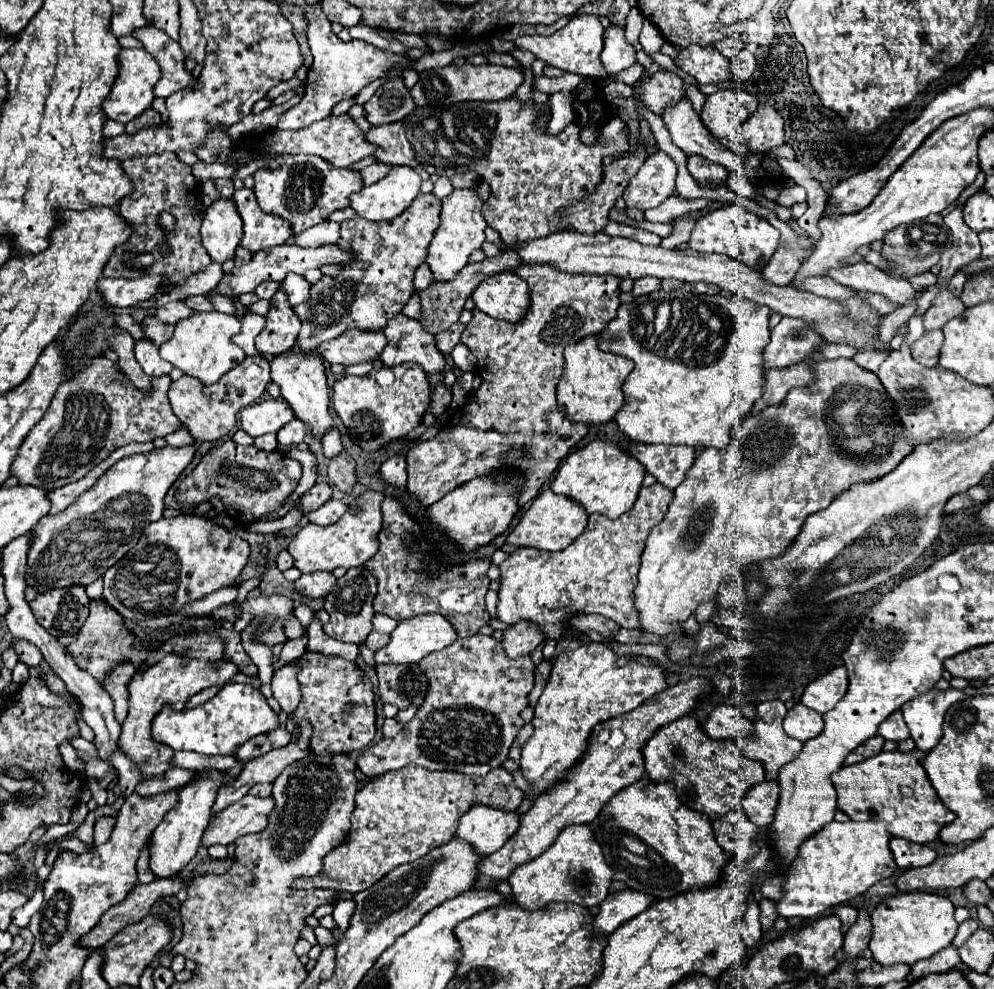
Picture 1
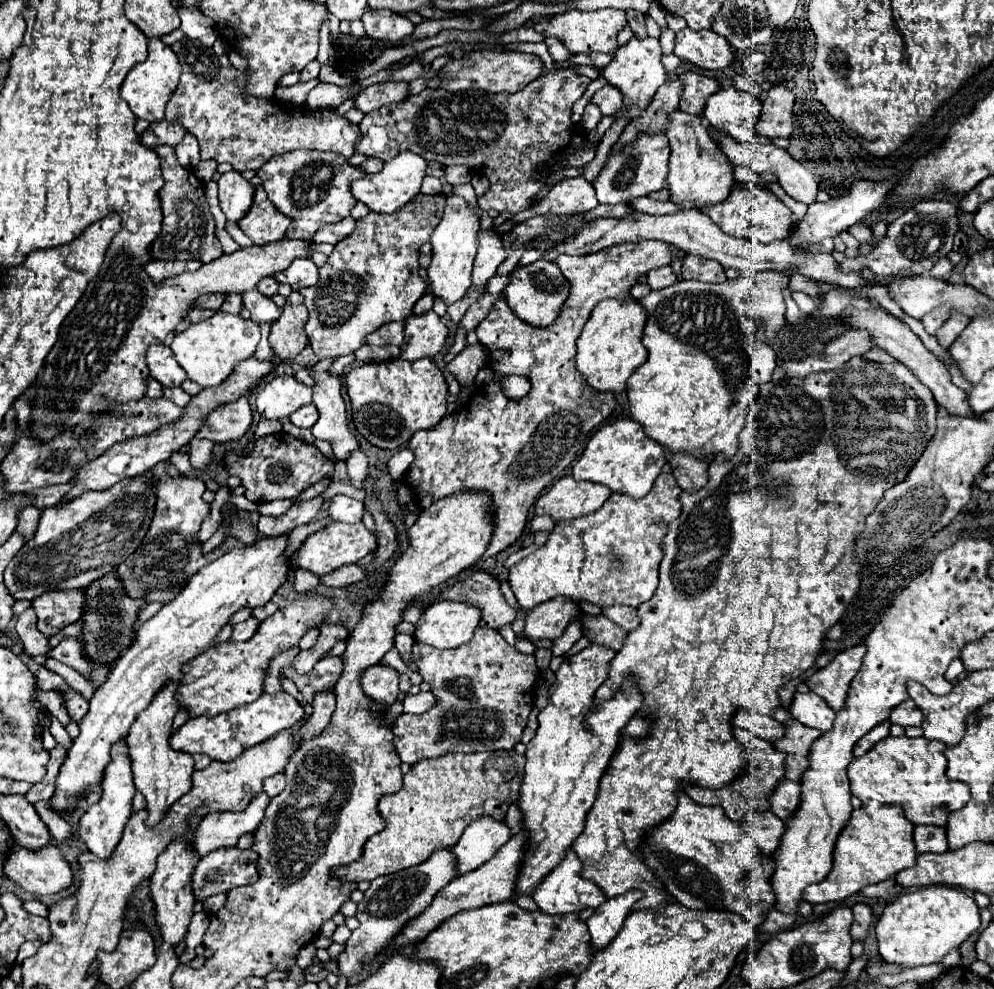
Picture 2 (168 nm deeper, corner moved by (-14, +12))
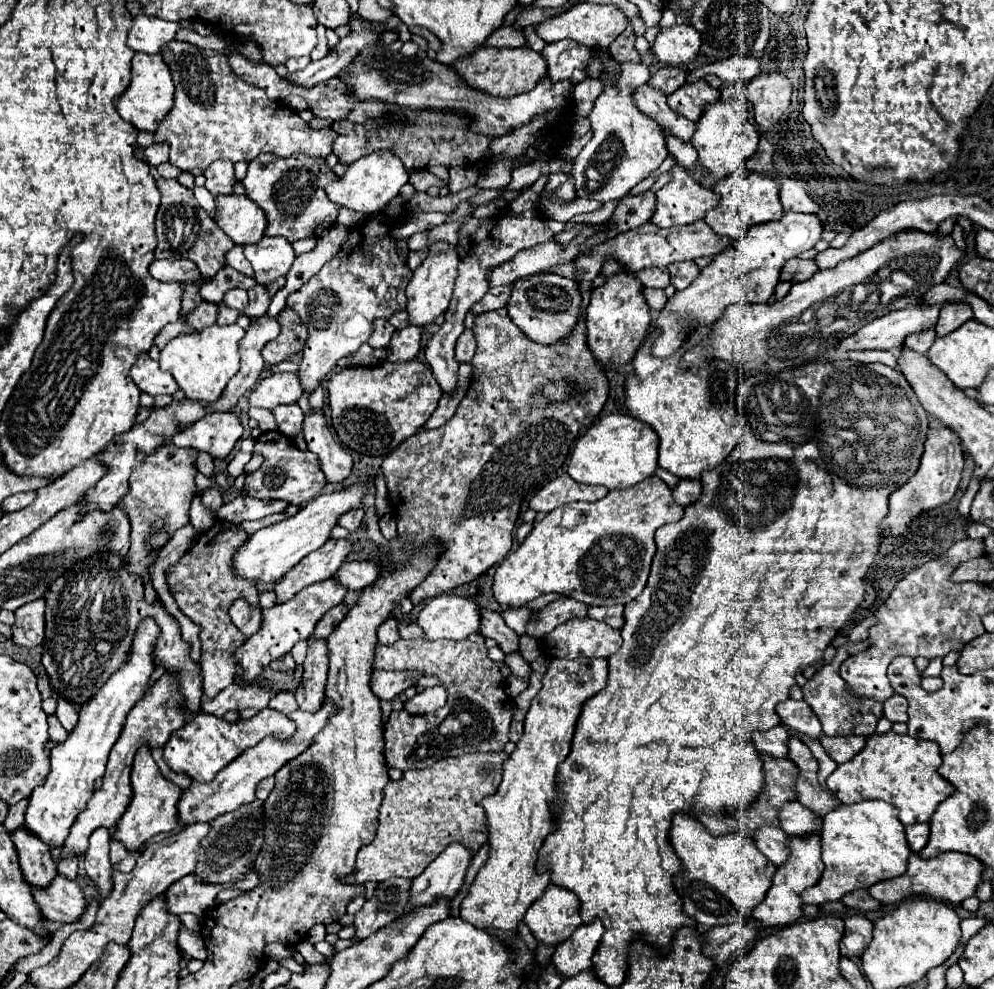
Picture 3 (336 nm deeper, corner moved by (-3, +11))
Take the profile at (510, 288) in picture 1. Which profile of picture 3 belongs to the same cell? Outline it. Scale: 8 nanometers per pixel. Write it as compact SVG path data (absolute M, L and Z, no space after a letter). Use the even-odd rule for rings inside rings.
M535 274L517 280L513 286L513 296L507 304L511 320L537 344L555 344L573 334L577 322L581 320L581 292L573 280L565 280L553 274Z

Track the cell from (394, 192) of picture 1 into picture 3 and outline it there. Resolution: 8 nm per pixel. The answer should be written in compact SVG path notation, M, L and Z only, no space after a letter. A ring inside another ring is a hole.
M377 150L371 152L369 156L363 156L355 164L349 164L347 172L325 186L325 194L329 196L331 202L363 212L363 214L375 214L381 212L401 190L403 184L407 184L409 174L403 166L403 162L391 152L391 150Z

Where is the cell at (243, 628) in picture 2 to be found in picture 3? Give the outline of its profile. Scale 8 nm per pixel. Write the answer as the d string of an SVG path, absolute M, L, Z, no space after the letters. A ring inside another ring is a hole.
M237 600L233 602L233 606L229 608L229 616L233 620L233 624L249 638L253 636L259 628L261 628L261 608L249 604L247 600Z

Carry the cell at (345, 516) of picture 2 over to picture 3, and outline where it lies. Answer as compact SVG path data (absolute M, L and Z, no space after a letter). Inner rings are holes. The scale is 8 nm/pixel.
M357 508L357 510L353 510L353 512L347 512L347 516L341 516L339 526L343 526L343 528L349 530L349 532L353 532L353 530L357 530L357 528L363 526L363 518L365 518L365 510Z

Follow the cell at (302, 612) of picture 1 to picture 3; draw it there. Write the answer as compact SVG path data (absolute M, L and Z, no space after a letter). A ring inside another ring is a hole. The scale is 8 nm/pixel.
M271 708L261 710L249 720L239 720L237 724L229 724L223 718L215 718L211 714L201 712L171 734L169 742L163 748L163 758L173 772L187 774L191 780L197 782L211 782L219 770L223 770L239 754L243 754L247 748L255 746L267 736L273 736L281 742L289 740L293 736L293 722L285 714Z

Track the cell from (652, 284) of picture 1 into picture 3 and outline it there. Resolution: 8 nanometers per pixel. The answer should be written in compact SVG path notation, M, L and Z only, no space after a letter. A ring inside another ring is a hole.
M643 268L641 272L637 272L637 278L647 288L667 288L671 284L667 268Z

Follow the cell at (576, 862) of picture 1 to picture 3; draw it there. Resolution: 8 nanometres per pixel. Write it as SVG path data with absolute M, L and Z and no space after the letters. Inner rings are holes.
M549 884L549 890L531 904L525 914L525 924L539 944L557 946L581 926L581 916L577 916L579 900L573 892Z

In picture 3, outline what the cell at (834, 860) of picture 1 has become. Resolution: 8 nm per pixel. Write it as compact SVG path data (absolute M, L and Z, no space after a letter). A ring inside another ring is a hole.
M861 800L853 806L839 806L839 810L829 812L823 818L823 830L821 830L821 848L823 848L823 862L825 870L821 880L813 886L807 888L801 894L801 900L805 904L825 904L833 900L841 900L845 894L853 892L855 888L869 888L881 880L889 880L895 876L901 876L907 870L907 858L911 854L903 824L899 822L899 812L893 804L883 802L883 800Z

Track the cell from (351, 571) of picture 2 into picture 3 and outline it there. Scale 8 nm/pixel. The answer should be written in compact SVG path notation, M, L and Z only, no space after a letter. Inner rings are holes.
M373 560L347 562L339 568L339 572L335 576L349 590L363 590L381 578L381 566Z

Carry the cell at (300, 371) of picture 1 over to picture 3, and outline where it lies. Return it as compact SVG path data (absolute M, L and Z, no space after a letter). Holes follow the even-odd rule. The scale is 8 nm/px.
M311 412L305 418L303 424L303 438L307 442L307 450L315 452L319 462L321 462L321 470L325 474L325 480L329 484L339 484L343 482L353 468L353 460L351 456L345 452L345 448L341 444L335 442L325 416L321 412Z

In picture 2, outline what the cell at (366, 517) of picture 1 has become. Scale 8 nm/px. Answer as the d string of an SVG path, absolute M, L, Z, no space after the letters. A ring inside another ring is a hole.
M332 521L324 529L306 537L306 541L302 543L302 547L296 553L296 561L298 561L298 567L308 569L320 577L320 575L326 575L326 573L342 567L342 565L356 563L372 551L376 551L376 535L372 531L368 531L364 523L348 525L348 523Z

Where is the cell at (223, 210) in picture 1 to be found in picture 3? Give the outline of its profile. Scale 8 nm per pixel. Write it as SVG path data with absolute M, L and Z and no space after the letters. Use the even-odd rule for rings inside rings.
M217 160L213 162L205 172L205 188L217 196L217 194L231 194L233 192L233 184L235 180L235 172L233 172L233 162L229 160Z

